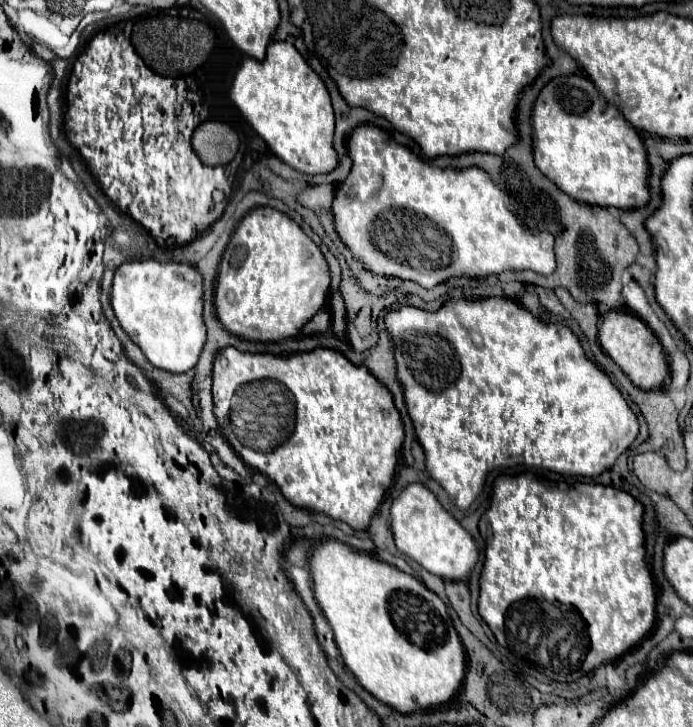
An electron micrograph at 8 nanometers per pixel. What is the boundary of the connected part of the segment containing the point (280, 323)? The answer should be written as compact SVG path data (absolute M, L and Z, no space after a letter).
M255 207L239 221L223 253L215 289L215 309L223 327L241 339L281 341L297 335L303 325L323 307L329 285L331 271L315 241L289 215L273 207Z

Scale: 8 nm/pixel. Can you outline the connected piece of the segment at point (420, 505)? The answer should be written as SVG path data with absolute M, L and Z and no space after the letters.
M421 483L407 485L393 501L391 529L395 535L395 545L403 555L415 559L423 569L443 579L465 579L479 559L471 533L463 529L459 521L447 509L443 509L437 497Z

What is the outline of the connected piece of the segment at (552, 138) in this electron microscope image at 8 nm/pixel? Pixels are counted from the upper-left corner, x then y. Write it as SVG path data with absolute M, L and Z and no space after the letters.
M565 75L549 81L535 101L531 121L537 167L559 189L565 189L569 197L617 209L633 209L649 203L649 163L643 139L597 87L593 101L593 81L585 75Z

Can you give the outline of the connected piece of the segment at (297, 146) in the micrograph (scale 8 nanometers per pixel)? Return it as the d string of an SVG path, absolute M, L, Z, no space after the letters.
M271 43L265 61L247 57L235 75L231 101L271 151L293 169L313 175L329 173L339 165L333 147L335 115L329 91L291 43Z

